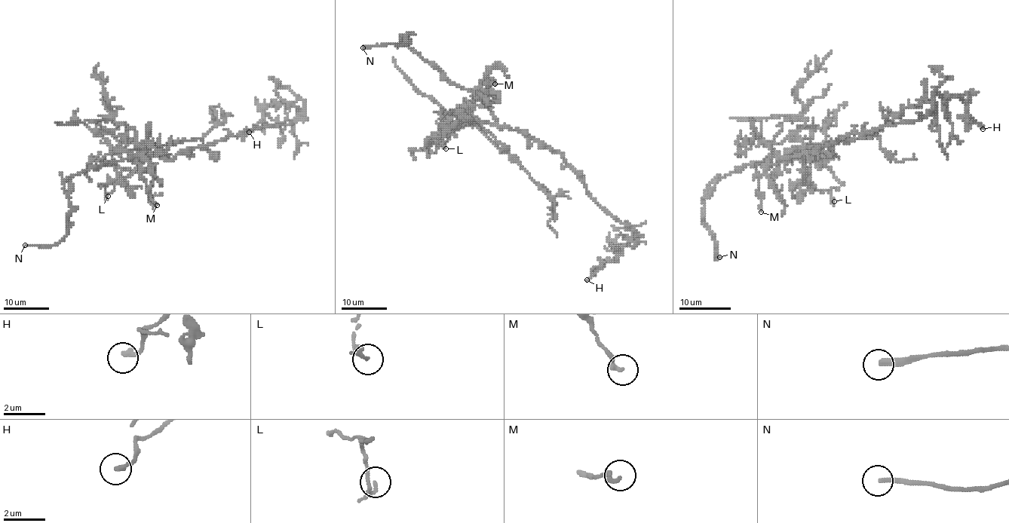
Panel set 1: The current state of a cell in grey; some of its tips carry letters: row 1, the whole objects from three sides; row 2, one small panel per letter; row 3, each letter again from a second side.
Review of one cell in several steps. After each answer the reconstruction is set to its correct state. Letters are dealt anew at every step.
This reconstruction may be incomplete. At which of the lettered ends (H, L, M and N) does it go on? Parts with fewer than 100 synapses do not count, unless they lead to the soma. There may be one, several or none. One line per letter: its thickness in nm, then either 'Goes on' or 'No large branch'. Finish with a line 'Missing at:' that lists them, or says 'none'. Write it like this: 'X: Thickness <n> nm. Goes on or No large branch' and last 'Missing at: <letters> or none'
H: Thickness 240 nm. No large branch
L: Thickness 110 nm. No large branch
M: Thickness 220 nm. No large branch
N: Thickness 280 nm. Goes on
Missing at: N

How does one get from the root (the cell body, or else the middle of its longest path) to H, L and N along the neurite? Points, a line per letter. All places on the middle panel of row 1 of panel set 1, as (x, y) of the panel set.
H: (522, 134), (528, 134), (557, 151), (593, 197), (642, 235), (626, 243), (615, 258), (602, 262), (587, 279)
L: (522, 134), (506, 127), (499, 127), (496, 123), (459, 121), (445, 129), (443, 145), (446, 148)
N: (522, 134), (501, 127), (470, 90), (454, 85), (414, 52), (407, 45), (409, 32), (401, 45), (363, 47)

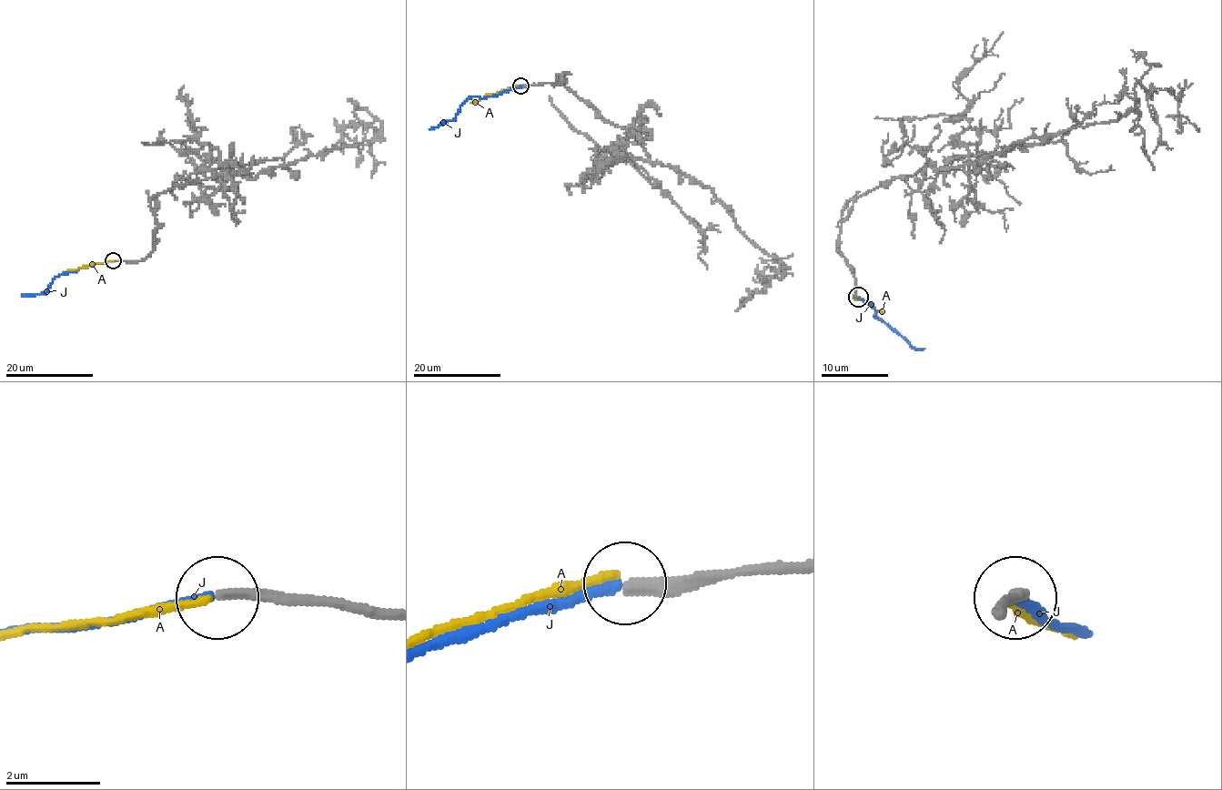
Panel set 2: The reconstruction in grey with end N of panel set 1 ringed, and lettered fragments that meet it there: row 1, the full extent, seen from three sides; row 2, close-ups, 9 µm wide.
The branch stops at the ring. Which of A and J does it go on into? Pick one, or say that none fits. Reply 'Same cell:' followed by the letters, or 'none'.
Same cell: J

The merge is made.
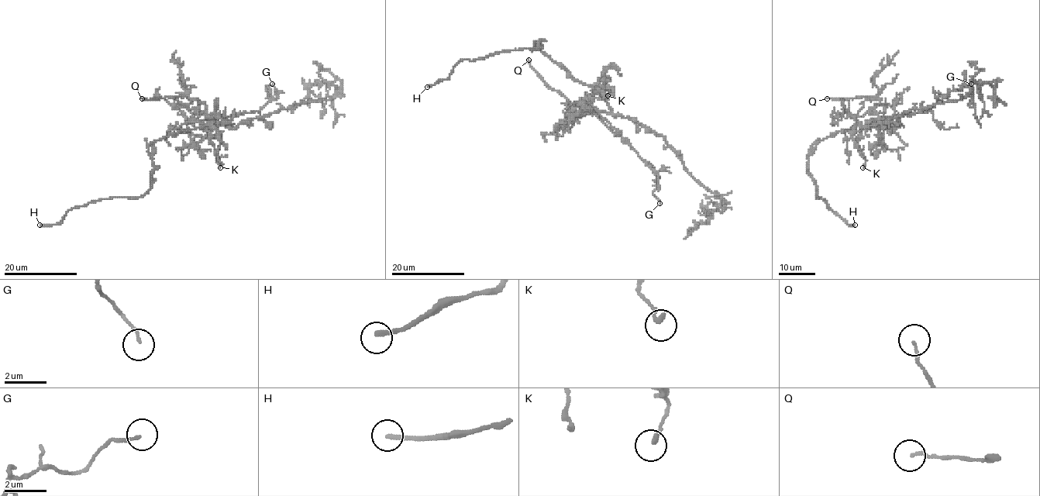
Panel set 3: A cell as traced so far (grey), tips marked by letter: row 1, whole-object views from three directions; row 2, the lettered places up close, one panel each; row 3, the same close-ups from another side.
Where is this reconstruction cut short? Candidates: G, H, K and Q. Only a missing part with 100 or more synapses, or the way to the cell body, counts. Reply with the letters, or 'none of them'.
H

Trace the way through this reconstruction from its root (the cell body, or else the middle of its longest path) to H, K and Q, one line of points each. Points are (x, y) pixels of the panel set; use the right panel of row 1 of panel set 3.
H: (861, 126), (819, 140), (807, 156), (816, 198), (855, 225)
K: (861, 126), (856, 144), (860, 154), (866, 160), (862, 167)
Q: (861, 126), (880, 123), (879, 115), (874, 110), (879, 102), (876, 98), (827, 98)

